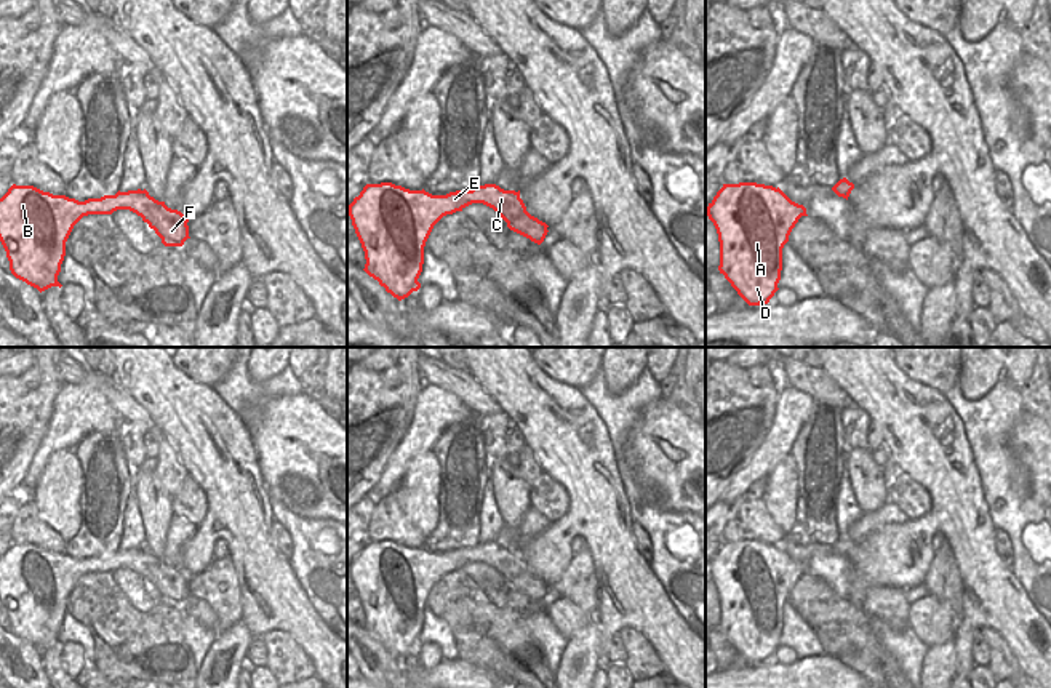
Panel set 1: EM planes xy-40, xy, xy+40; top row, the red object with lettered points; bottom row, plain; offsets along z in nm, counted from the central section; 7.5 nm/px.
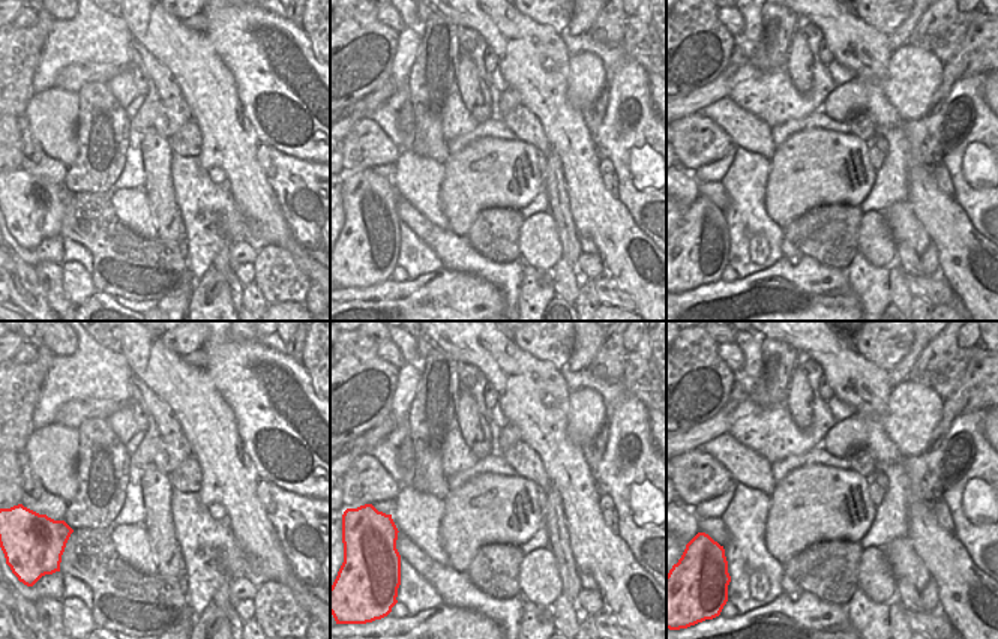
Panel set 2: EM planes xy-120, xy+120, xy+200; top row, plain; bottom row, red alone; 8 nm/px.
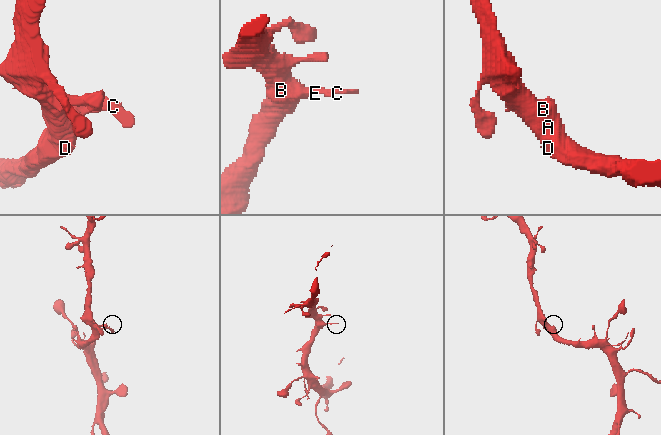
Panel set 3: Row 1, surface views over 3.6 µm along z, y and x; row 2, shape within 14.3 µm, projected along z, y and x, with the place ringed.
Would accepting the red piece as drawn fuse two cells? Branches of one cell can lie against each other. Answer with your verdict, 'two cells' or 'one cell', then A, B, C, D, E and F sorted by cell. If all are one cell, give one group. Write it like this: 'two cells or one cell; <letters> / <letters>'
one cell; A B C D E F

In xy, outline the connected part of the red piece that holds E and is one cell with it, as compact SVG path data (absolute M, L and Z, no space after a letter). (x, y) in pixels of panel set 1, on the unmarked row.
M392 541L366 542L349 563L349 574L365 610L365 630L379 640L398 659L421 646L418 640L424 622L424 605L434 584L446 573L462 570L472 562L493 566L507 586L531 600L541 603L547 594L547 582L526 570L520 549L504 549L496 542L477 544L472 549L456 549L446 554L432 554L422 549L410 549Z

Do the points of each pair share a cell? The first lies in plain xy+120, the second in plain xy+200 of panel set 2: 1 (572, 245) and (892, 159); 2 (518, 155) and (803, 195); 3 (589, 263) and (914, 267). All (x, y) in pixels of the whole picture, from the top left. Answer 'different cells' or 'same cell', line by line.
1: different cells
2: same cell
3: different cells

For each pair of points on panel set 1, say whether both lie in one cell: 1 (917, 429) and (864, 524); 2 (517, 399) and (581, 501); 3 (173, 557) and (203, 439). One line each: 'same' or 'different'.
1: different
2: same
3: different

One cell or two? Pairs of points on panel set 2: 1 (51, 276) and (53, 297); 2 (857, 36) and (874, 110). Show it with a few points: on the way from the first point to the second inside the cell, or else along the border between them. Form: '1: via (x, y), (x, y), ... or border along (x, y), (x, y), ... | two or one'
1: via (51, 281), (53, 293) | one
2: via (863, 54), (871, 62), (875, 74), (875, 92) | one

